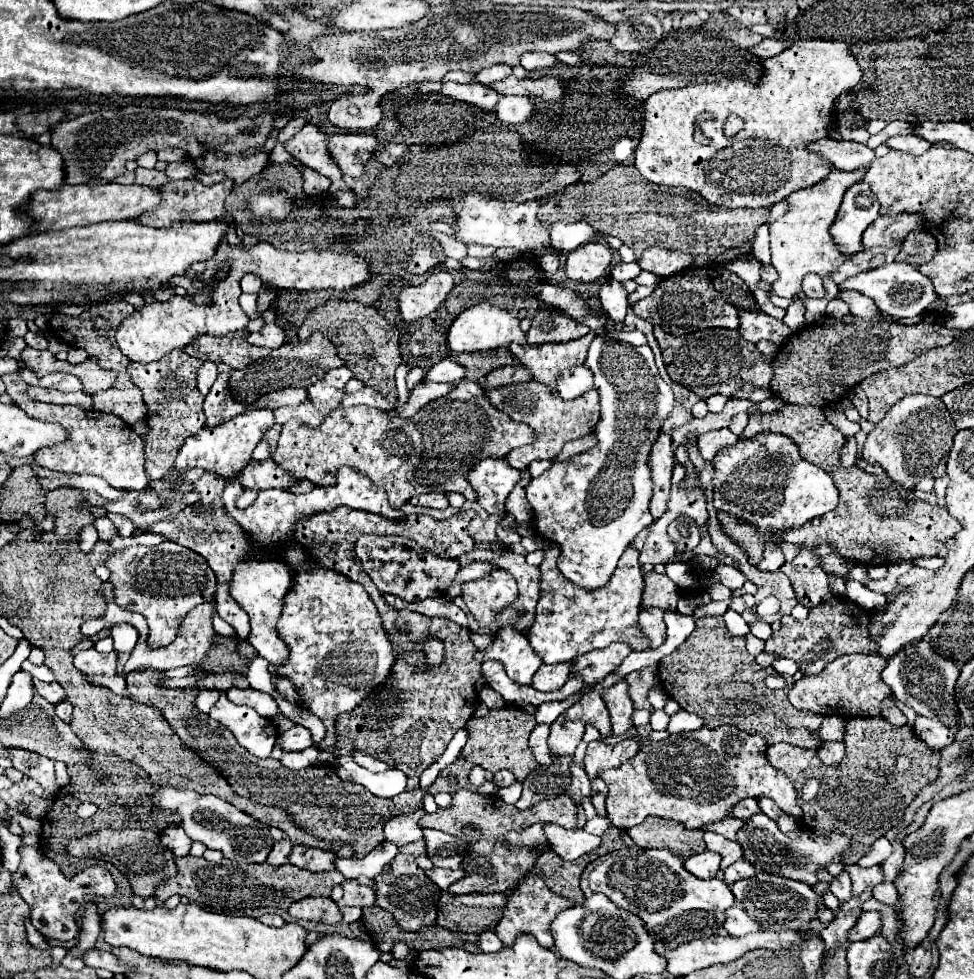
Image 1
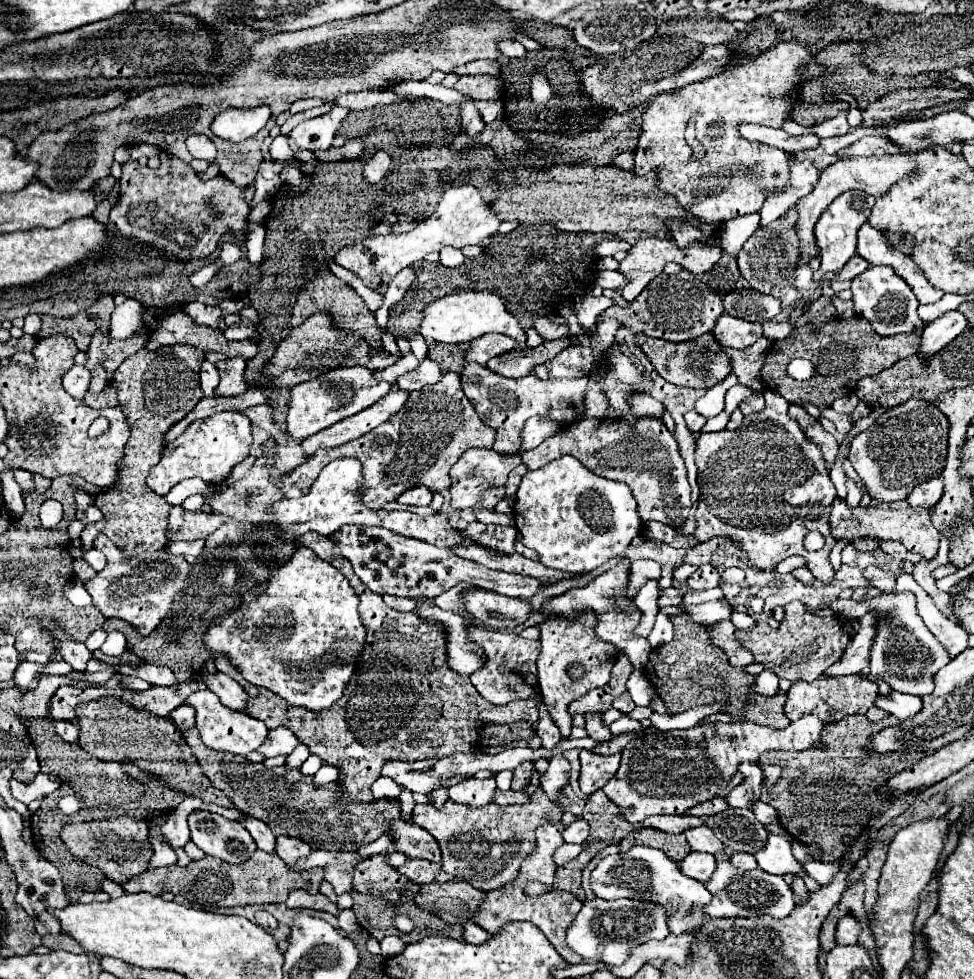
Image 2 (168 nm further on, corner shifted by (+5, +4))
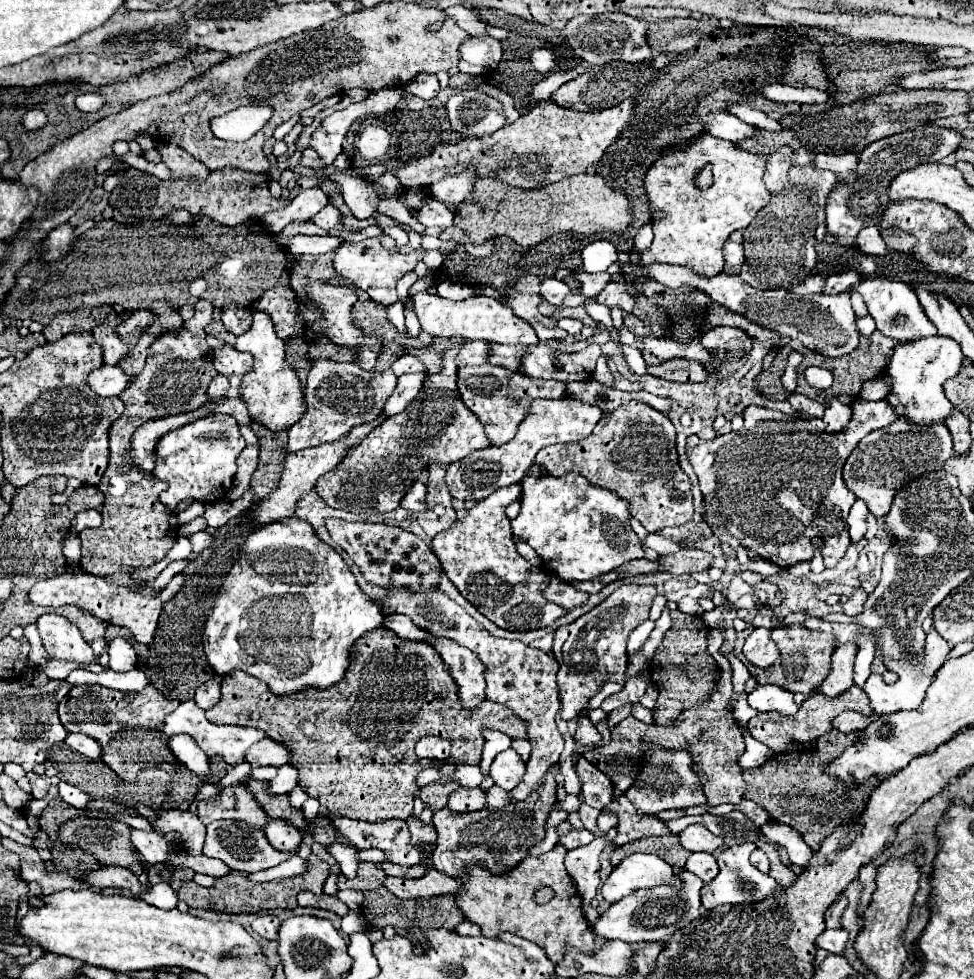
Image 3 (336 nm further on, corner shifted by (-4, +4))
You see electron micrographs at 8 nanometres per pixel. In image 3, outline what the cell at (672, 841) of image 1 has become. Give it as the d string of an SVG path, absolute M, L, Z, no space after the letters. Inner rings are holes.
M665 834L659 838L641 838L637 842L617 846L611 854L611 866L615 868L625 856L637 854L637 852L657 854L659 858L669 862L673 868L685 868L685 862L689 858L689 852L679 844L679 836L677 834Z

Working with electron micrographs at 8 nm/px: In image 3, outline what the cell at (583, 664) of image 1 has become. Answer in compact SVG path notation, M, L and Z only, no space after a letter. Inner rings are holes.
M635 584L619 586L597 608L577 618L573 624L561 626L555 632L553 652L559 662L557 686L559 686L563 720L571 720L581 712L581 708L589 702L589 698L595 692L599 692L599 688L605 684L603 682L605 676L613 682L625 682L627 638L641 622L649 618L649 610L655 596L657 596L657 590L653 586L635 586ZM601 622L605 622L607 626L599 634L595 632L595 626Z

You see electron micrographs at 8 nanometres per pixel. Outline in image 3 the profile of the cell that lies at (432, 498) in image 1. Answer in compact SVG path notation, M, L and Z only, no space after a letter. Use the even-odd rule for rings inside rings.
M415 482L409 492L403 496L401 500L401 508L411 510L411 512L425 512L427 504L425 504L425 496L427 496L427 488L421 482Z

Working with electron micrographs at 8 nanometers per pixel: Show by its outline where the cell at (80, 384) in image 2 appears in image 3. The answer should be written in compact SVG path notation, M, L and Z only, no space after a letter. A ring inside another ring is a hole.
M103 366L89 374L89 386L99 396L121 396L125 388L133 382L133 376L125 374L119 366Z

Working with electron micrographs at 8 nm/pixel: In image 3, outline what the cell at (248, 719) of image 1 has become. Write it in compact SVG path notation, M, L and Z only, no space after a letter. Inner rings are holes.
M189 700L189 702L183 702L183 704L179 704L179 708L173 712L173 714L169 714L167 718L165 718L165 722L159 726L159 730L165 734L165 736L175 736L175 734L189 734L195 742L197 742L197 746L207 754L207 756L223 756L225 758L225 762L229 764L229 766L235 766L235 764L239 764L241 760L243 760L243 756L245 756L245 750L249 748L249 746L253 746L253 744L257 744L263 736L265 736L265 732L261 732L261 730L257 730L257 728L245 728L245 726L217 726L217 724L211 724L207 718L205 718L205 712L193 702L193 700Z

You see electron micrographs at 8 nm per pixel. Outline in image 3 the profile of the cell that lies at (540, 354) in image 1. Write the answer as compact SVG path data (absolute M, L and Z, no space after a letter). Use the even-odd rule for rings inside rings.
M475 340L475 342L465 342L455 358L457 366L467 366L467 364L483 364L487 362L487 354L489 354L489 342L481 342L481 340Z

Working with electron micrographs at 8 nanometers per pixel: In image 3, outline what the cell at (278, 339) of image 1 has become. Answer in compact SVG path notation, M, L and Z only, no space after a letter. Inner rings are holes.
M225 304L223 310L221 310L221 320L223 320L225 328L227 328L231 334L239 336L239 334L247 332L249 326L251 326L251 312L247 312L247 310L241 312L241 306Z

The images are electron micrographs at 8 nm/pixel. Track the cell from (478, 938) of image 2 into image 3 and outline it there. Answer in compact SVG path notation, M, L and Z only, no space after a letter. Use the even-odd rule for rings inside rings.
M463 920L461 924L457 924L457 934L461 936L479 936L481 934L481 928L469 920Z

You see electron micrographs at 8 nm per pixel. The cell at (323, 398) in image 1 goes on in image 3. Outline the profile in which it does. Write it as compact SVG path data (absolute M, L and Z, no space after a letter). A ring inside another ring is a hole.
M313 360L305 386L307 412L287 434L287 452L313 448L325 442L335 442L349 434L355 426L373 422L381 412L383 404L393 394L397 376L391 368L385 372L365 372L353 362L329 362Z

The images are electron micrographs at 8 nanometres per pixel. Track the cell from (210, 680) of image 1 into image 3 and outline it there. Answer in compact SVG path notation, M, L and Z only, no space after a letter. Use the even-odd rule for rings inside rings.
M73 686L59 702L59 718L67 732L81 732L107 746L119 730L127 728L157 728L175 708L177 700L167 700L153 686L139 692L119 692L103 686Z

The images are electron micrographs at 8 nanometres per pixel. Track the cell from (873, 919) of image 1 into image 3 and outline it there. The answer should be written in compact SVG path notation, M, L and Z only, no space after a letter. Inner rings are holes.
M843 928L825 930L823 934L817 936L817 948L827 950L829 954L841 954L845 950L847 942L849 942L849 932L845 932Z

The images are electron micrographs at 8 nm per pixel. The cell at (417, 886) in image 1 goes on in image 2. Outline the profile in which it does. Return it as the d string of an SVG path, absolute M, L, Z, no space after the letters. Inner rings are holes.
M388 852L364 858L354 868L354 890L360 894L384 898L396 906L412 902L420 892L420 886L416 882L408 882L408 878L404 878L404 874L400 874L386 860Z

